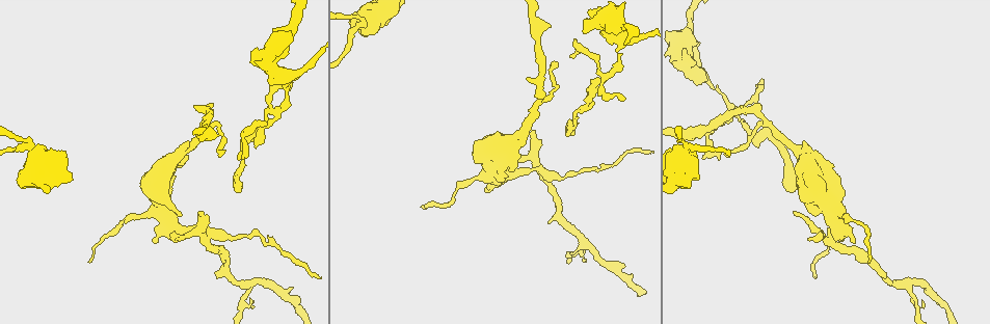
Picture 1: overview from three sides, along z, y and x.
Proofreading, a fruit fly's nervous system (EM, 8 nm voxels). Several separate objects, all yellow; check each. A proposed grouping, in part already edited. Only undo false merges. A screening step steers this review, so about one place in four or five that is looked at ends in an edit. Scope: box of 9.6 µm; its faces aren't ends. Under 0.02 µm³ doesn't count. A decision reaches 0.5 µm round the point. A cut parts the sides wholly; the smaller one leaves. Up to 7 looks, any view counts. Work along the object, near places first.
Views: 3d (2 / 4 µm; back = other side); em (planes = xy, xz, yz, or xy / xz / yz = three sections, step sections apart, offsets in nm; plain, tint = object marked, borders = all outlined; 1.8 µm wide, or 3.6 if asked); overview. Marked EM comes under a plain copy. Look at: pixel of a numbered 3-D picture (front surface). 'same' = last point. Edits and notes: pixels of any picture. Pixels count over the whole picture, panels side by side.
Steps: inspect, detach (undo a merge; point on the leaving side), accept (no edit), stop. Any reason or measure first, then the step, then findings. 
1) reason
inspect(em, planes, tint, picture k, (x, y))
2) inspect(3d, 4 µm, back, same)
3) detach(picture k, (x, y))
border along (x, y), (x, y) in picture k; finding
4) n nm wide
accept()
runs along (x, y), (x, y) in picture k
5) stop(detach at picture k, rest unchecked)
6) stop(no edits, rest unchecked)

sudden change in width
inspect(em, 3.6 µm, planes, tint, picture 1, (34, 153))

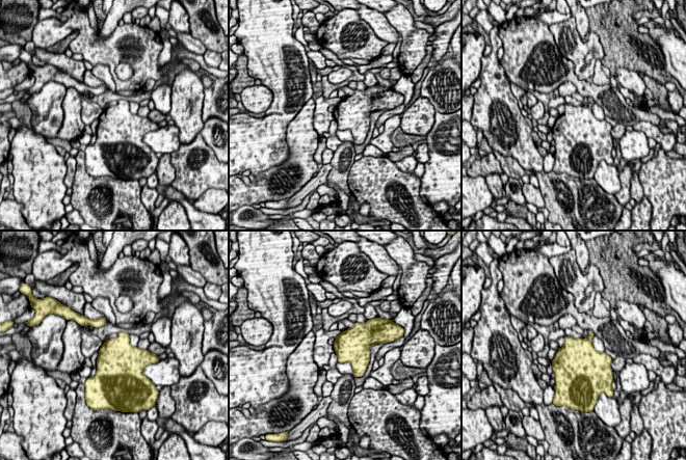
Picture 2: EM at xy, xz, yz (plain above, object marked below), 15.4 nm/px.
accept()
all the same cell

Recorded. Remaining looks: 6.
abrupt turn
inspect(3d, 4 µm, back, picture 1, (606, 19))

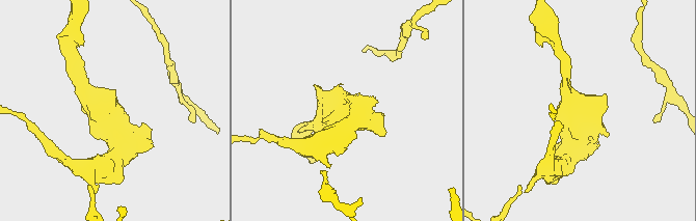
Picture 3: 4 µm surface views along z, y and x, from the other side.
inspect(em, 3.6 µm, xz, step 8, tint, picture 3, (348, 113))

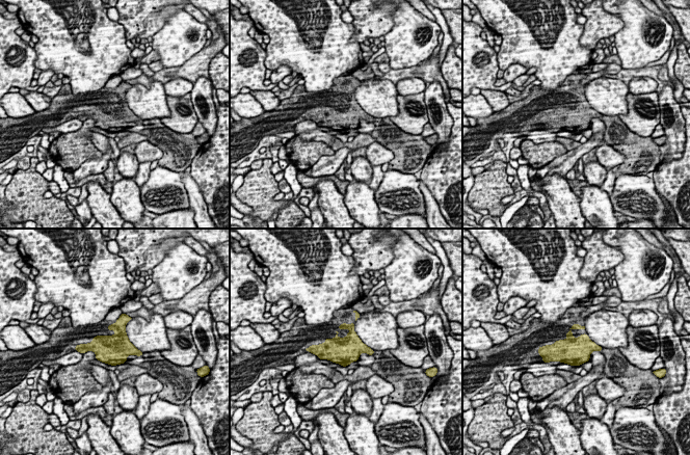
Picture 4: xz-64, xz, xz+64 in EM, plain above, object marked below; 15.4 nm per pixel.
inspect(em, 3.6 µm, planes, tint, same)

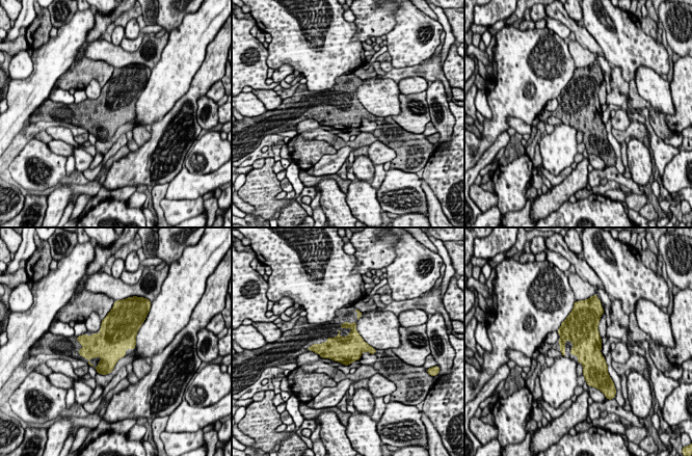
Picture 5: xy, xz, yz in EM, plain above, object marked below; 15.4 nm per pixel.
accept()
one cell here

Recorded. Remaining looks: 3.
four or more arms meet
inspect(em, xz, step 8, tint, picture 1, (611, 75))

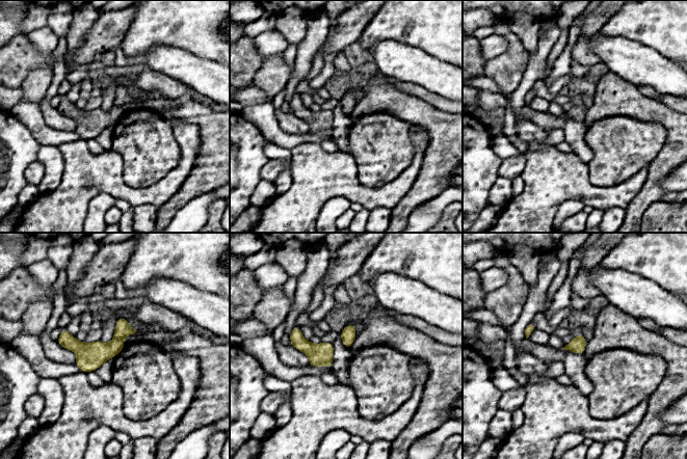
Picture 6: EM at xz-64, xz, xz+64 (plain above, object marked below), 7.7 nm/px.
inspect(em, planes, tint, same)

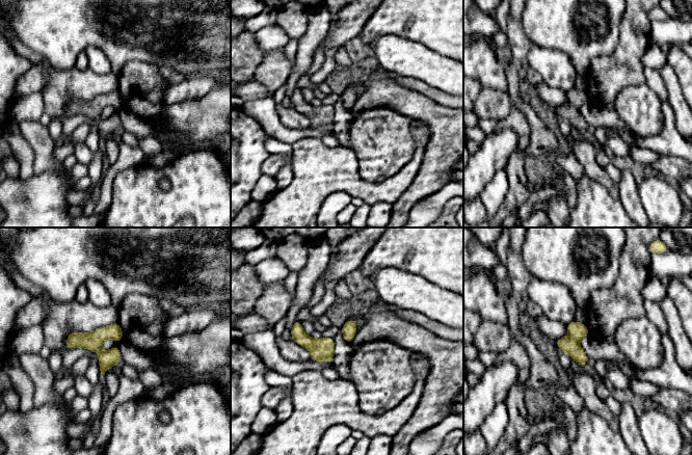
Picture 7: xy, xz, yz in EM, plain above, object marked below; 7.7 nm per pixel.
detach(picture 7, (577, 331))
border along (569, 337), (577, 342) in picture 7; a second cell is stuck on

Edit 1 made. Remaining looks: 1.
stop(detach at picture 7, rest unchecked)

